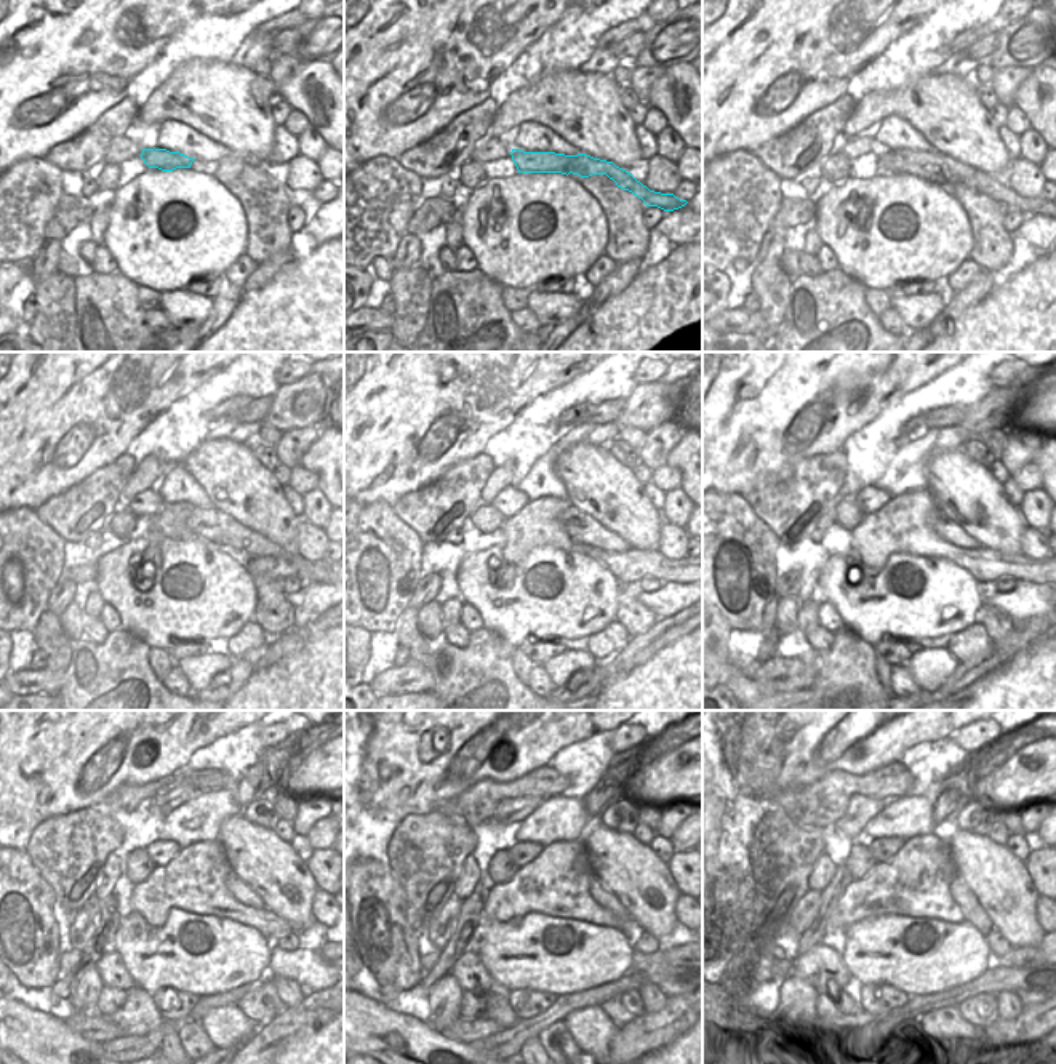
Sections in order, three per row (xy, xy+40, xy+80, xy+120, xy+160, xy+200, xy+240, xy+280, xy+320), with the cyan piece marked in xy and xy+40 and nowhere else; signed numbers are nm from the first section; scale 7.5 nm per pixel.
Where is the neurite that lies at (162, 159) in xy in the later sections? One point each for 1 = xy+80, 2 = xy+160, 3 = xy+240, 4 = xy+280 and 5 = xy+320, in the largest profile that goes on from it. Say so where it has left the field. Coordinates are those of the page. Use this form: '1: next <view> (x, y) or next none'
1: next xy+80 (935, 167)
2: next xy+160 (580, 527)
3: next xy+240 (240, 892)
4: next xy+280 (599, 892)
5: next xy+320 (962, 895)

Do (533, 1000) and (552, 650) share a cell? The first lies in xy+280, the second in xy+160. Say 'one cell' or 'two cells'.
one cell

